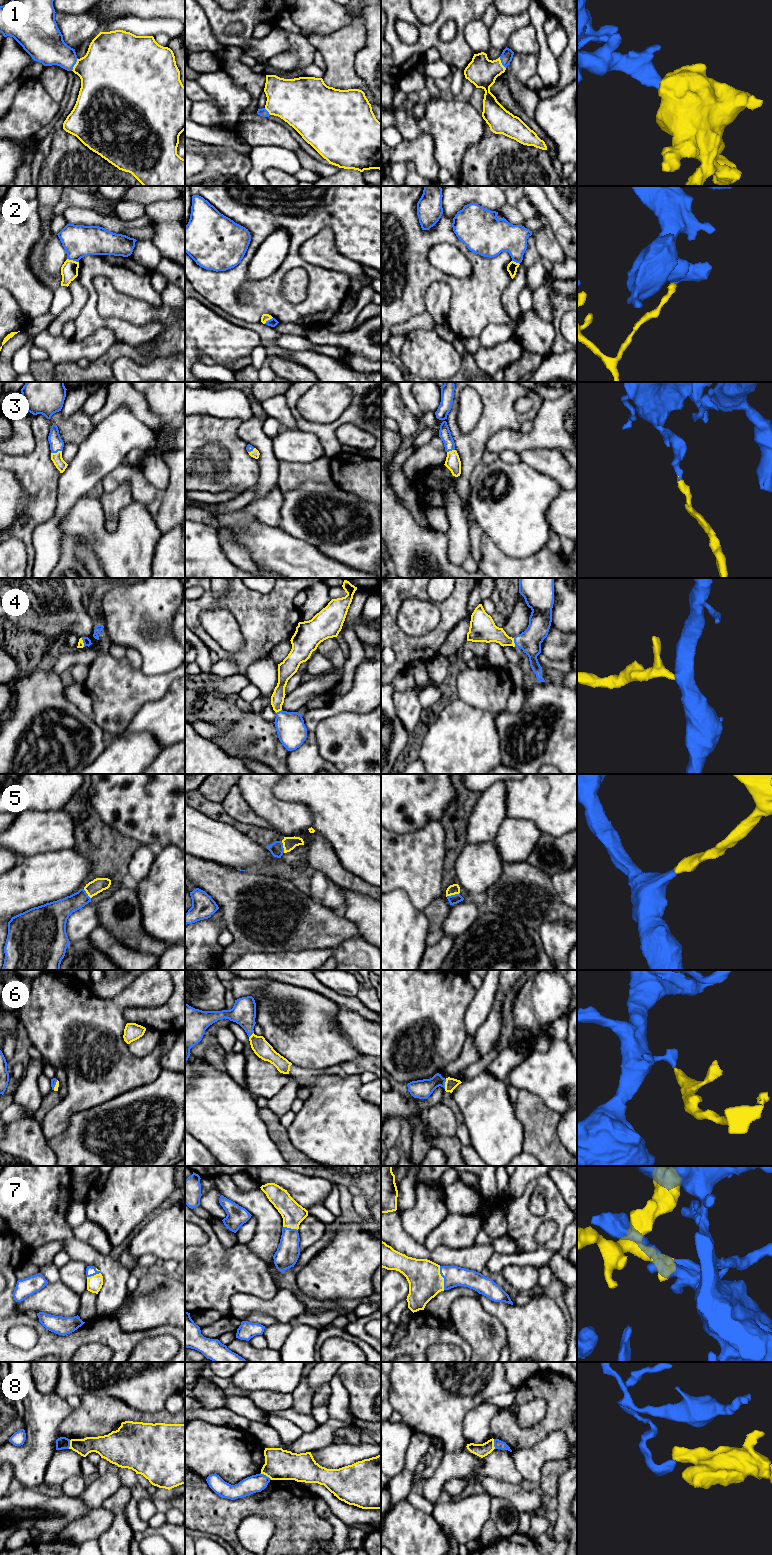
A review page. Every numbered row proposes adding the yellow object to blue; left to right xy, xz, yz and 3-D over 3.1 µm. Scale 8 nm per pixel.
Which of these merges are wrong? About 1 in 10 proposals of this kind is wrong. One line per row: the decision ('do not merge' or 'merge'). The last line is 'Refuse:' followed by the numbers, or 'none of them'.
1: merge
2: merge
3: merge
4: merge
5: merge
6: merge
7: merge
8: do not merge
Refuse: 8

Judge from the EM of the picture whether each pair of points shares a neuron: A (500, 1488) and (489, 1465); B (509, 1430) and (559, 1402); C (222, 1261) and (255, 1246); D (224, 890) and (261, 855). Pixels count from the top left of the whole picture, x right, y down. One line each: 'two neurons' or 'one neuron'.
A: two neurons
B: one neuron
C: two neurons
D: two neurons

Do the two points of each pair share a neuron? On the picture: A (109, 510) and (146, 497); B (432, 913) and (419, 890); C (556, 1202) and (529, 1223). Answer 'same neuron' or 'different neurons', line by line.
A: different neurons
B: different neurons
C: same neuron

